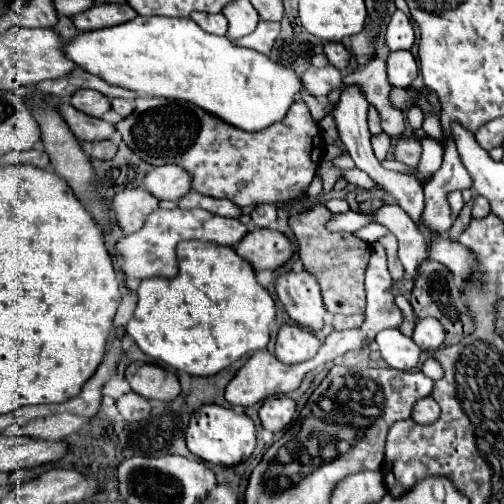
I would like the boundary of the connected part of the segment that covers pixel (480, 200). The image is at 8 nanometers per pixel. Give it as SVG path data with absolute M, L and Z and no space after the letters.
M476 196L474 208L472 208L472 218L484 218L490 214L490 204L484 200L484 196Z

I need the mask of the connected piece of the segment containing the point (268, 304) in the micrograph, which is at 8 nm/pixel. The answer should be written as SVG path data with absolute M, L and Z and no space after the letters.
M198 240L180 242L176 246L176 258L178 276L154 276L142 280L136 290L138 306L126 324L126 332L134 338L140 350L154 362L162 362L162 366L172 366L174 370L182 370L192 376L212 376L228 368L246 352L266 348L270 340L270 324L276 320L276 304L270 292L258 284L252 264L240 258L232 246Z

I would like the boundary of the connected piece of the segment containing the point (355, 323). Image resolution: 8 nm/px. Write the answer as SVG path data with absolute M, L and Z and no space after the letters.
M334 316L334 328L336 328L336 330L358 328L360 324L362 324L362 316L354 316L354 318L336 318L336 316Z

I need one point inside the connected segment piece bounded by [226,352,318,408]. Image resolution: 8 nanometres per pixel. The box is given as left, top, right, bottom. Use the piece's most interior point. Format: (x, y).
(262, 376)

